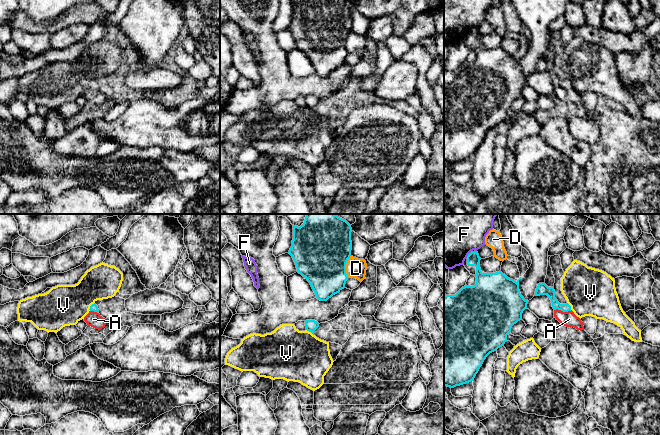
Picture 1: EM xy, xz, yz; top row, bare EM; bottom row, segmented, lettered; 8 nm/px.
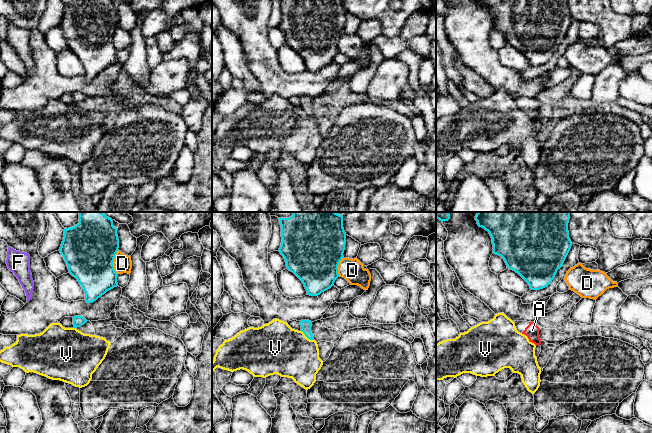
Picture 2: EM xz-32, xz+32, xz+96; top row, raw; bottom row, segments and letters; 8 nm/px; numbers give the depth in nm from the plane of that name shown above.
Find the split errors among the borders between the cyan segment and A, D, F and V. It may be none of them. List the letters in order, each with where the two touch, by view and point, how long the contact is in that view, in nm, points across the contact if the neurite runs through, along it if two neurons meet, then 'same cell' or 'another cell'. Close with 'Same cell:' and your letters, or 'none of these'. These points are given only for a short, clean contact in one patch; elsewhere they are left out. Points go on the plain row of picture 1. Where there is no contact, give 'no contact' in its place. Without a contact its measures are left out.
A: yz (563, 87) | 140 nm | along yz (554, 85), (562, 87), (571, 86) | another cell
D: xz (345, 42) | 180 nm | along xz (350, 31), (346, 39), (346, 51), (348, 53) | another cell
F: yz (468, 31) | 40 nm | another cell
V: xy (90, 82) | 80 nm | another cell
Same cell: none of these

